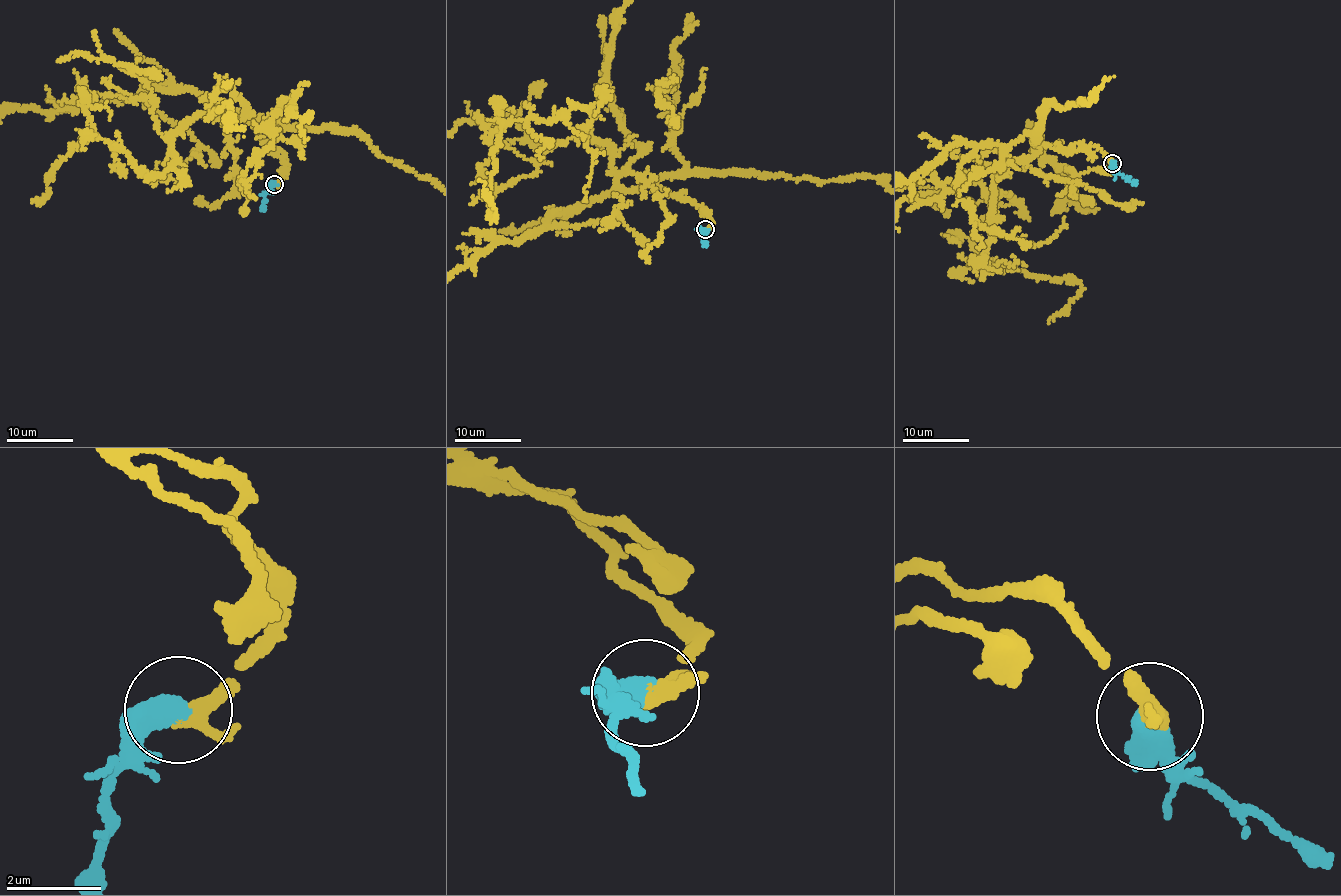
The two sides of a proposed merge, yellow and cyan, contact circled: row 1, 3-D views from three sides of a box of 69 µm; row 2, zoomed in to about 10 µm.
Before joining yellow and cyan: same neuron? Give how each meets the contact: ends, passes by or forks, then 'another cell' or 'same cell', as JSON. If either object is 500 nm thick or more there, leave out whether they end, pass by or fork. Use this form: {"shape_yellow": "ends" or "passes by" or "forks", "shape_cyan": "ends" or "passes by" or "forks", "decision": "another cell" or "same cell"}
{"decision": "same cell"}

